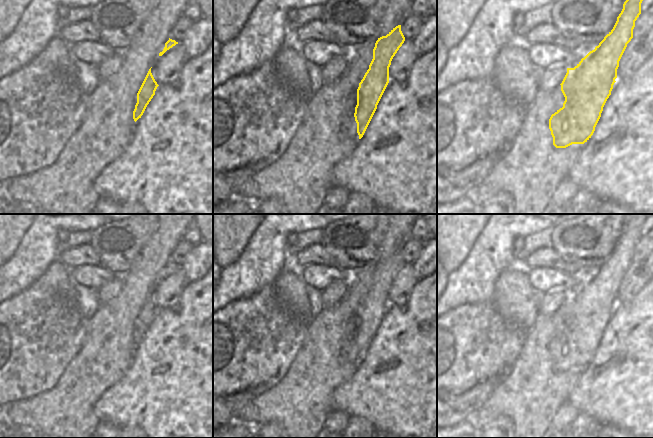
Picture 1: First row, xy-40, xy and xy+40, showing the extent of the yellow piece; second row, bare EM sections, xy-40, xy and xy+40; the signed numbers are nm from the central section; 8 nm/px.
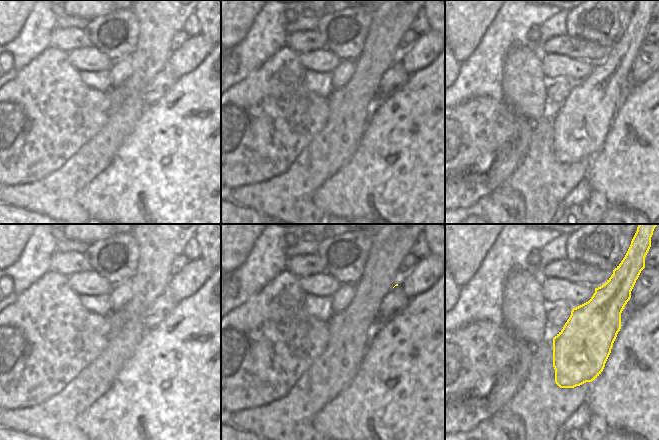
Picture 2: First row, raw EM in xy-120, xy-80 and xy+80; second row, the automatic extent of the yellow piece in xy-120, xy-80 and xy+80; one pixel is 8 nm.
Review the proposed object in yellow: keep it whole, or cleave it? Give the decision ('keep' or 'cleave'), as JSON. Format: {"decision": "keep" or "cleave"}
{"decision": "keep"}

